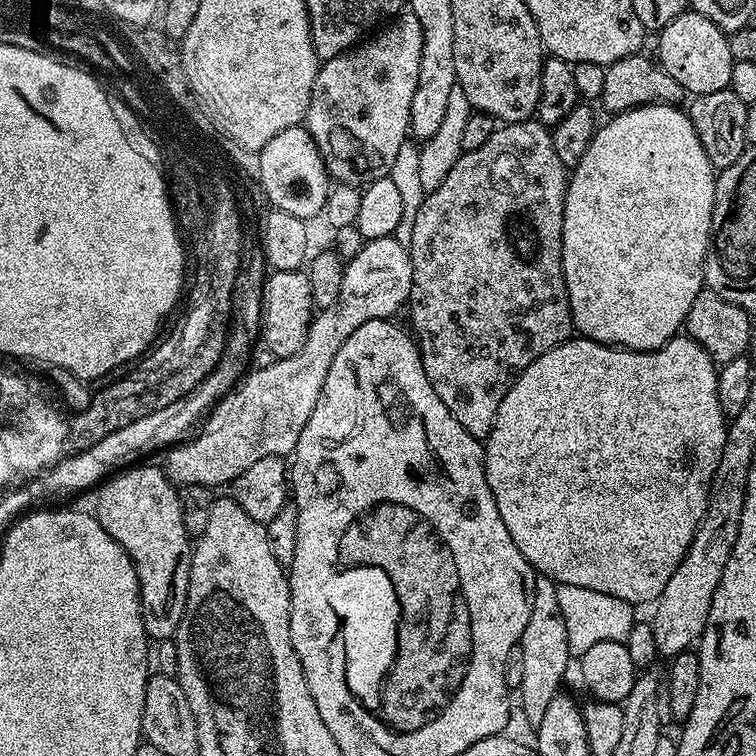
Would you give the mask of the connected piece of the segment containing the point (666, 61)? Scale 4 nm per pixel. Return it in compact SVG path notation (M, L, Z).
M685 10L680 13L678 18L674 18L674 22L659 29L658 36L660 36L658 63L661 68L666 70L666 74L670 74L670 78L675 78L678 81L678 86L682 86L685 93L697 97L702 94L714 94L714 90L729 87L734 63L730 50L730 36L729 33L722 31L717 24L710 22L710 18L691 10Z

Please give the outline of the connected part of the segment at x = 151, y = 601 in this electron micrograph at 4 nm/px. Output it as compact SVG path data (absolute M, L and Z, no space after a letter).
M160 466L131 468L99 485L94 515L102 530L124 547L136 568L140 583L140 617L146 634L153 641L171 641L186 610L194 548L182 522L180 492L168 479L168 473Z

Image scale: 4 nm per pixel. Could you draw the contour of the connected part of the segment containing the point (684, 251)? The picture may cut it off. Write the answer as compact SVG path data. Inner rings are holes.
M647 104L641 108L632 108L628 112L615 113L605 124L603 121L597 127L586 154L582 154L582 162L578 162L578 166L571 169L568 177L562 222L562 270L572 311L572 323L583 339L610 344L614 348L628 348L632 352L653 352L684 328L684 320L690 314L690 302L694 302L700 289L705 287L704 259L708 257L712 234L716 178L717 173L710 158L706 158L706 150L702 150L702 142L698 142L692 120L683 107L674 104Z

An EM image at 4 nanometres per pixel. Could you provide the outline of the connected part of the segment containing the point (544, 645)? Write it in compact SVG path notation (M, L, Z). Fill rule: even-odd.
M537 577L534 603L531 606L530 619L523 631L519 645L522 654L522 686L517 690L524 716L531 727L541 724L552 698L559 693L562 676L572 659L569 650L569 638L566 636L566 624L559 609L555 585L545 577Z

